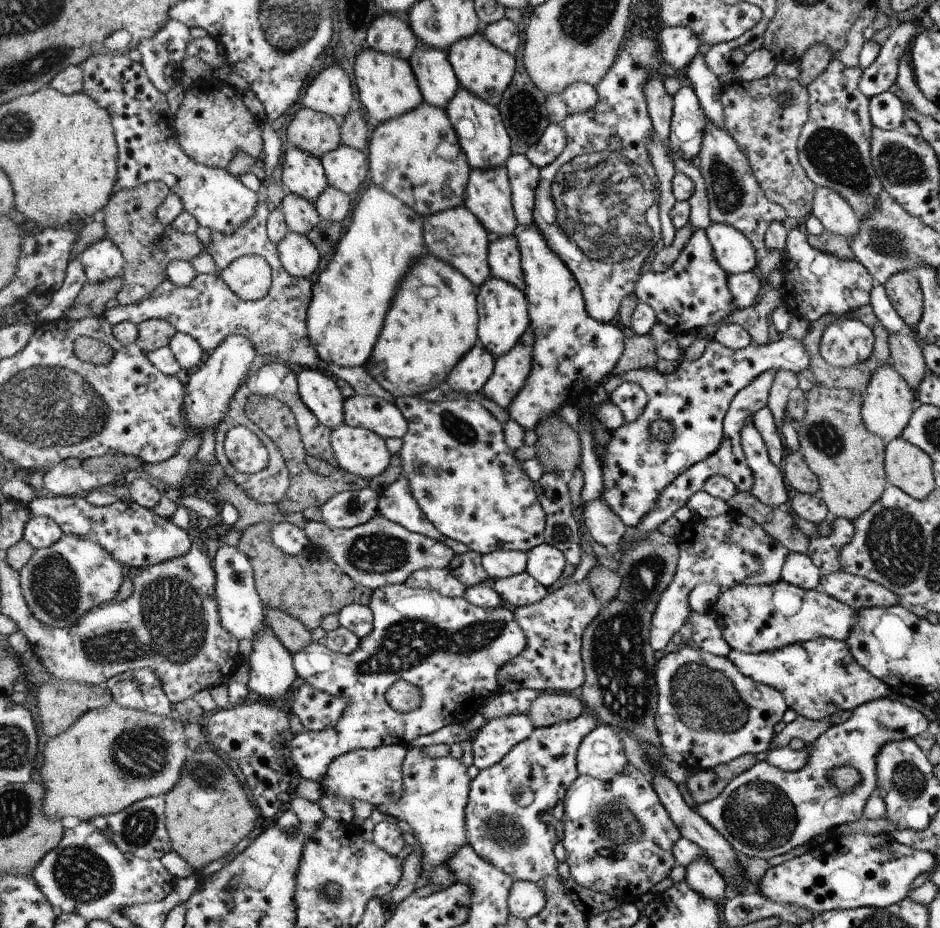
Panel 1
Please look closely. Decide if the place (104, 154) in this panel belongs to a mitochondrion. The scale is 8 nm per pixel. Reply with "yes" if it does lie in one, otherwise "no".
no

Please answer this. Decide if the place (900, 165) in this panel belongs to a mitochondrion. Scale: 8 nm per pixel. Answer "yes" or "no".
yes

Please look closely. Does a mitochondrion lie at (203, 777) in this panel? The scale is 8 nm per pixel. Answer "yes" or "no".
yes

